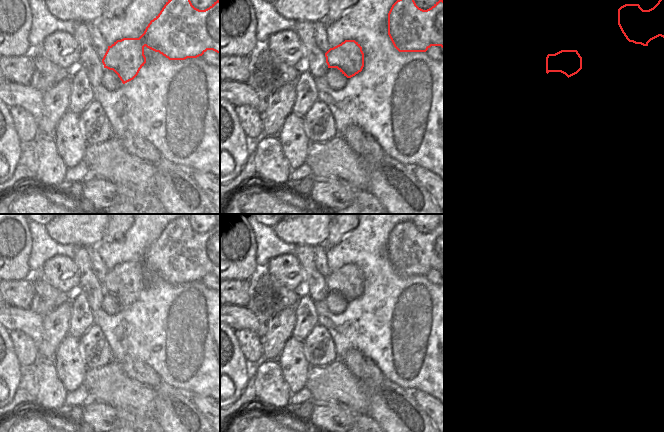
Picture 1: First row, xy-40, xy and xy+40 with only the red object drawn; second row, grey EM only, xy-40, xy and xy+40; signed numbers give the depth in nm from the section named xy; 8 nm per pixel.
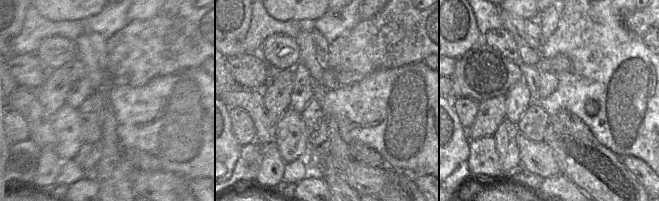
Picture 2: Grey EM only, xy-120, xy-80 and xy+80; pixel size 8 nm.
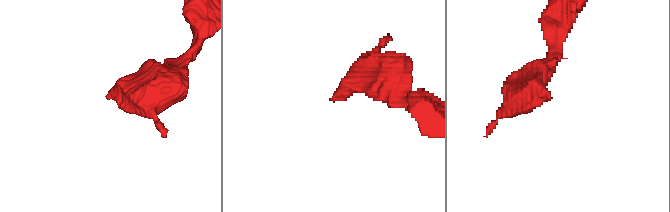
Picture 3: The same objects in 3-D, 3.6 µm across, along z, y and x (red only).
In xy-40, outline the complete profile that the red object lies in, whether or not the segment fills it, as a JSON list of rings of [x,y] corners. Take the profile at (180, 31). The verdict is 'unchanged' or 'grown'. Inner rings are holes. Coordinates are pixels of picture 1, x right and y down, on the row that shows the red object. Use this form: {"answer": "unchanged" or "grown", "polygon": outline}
{"answer": "unchanged", "polygon": [[[168,0],[139,38],[123,38],[108,46],[102,59],[104,68],[113,70],[123,84],[133,80],[146,63],[145,46],[169,60],[197,58],[207,50],[220,54],[220,1],[217,0],[205,10],[199,10],[190,0]]]}

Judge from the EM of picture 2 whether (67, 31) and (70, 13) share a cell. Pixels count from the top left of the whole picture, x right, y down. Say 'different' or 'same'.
different

